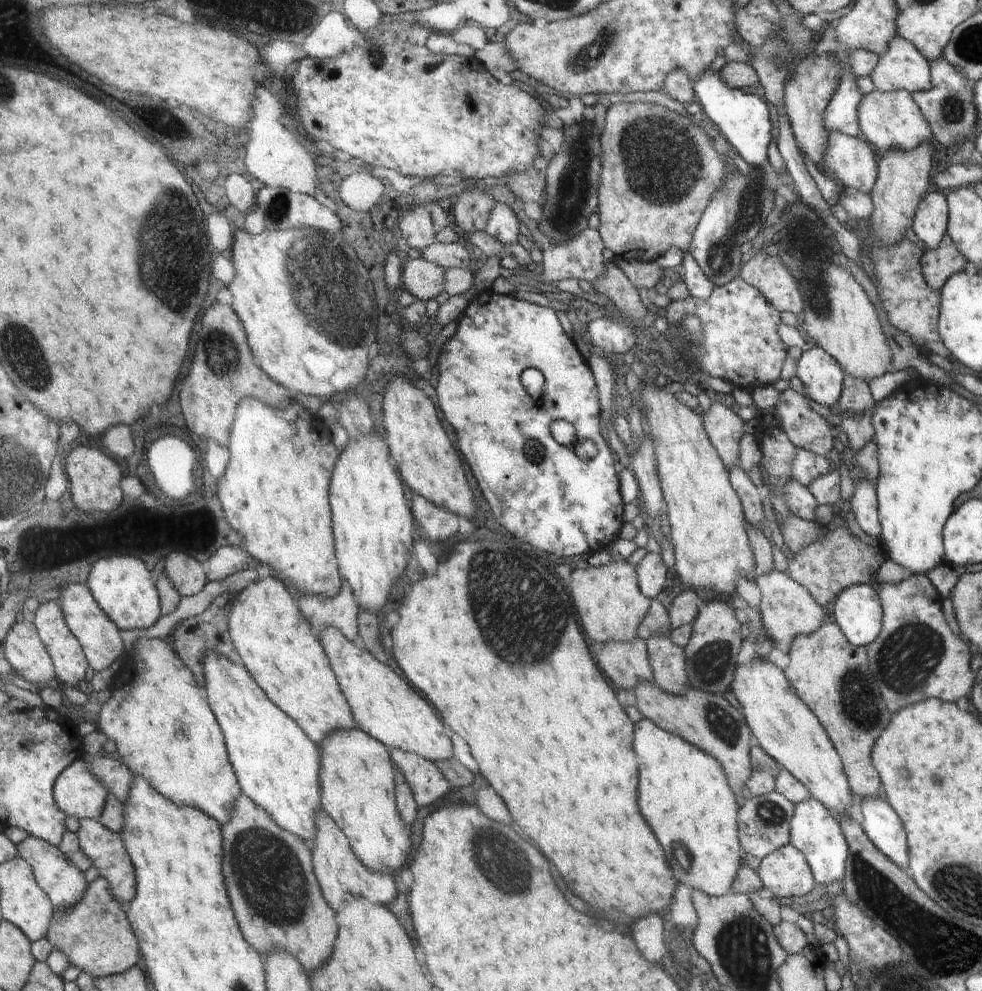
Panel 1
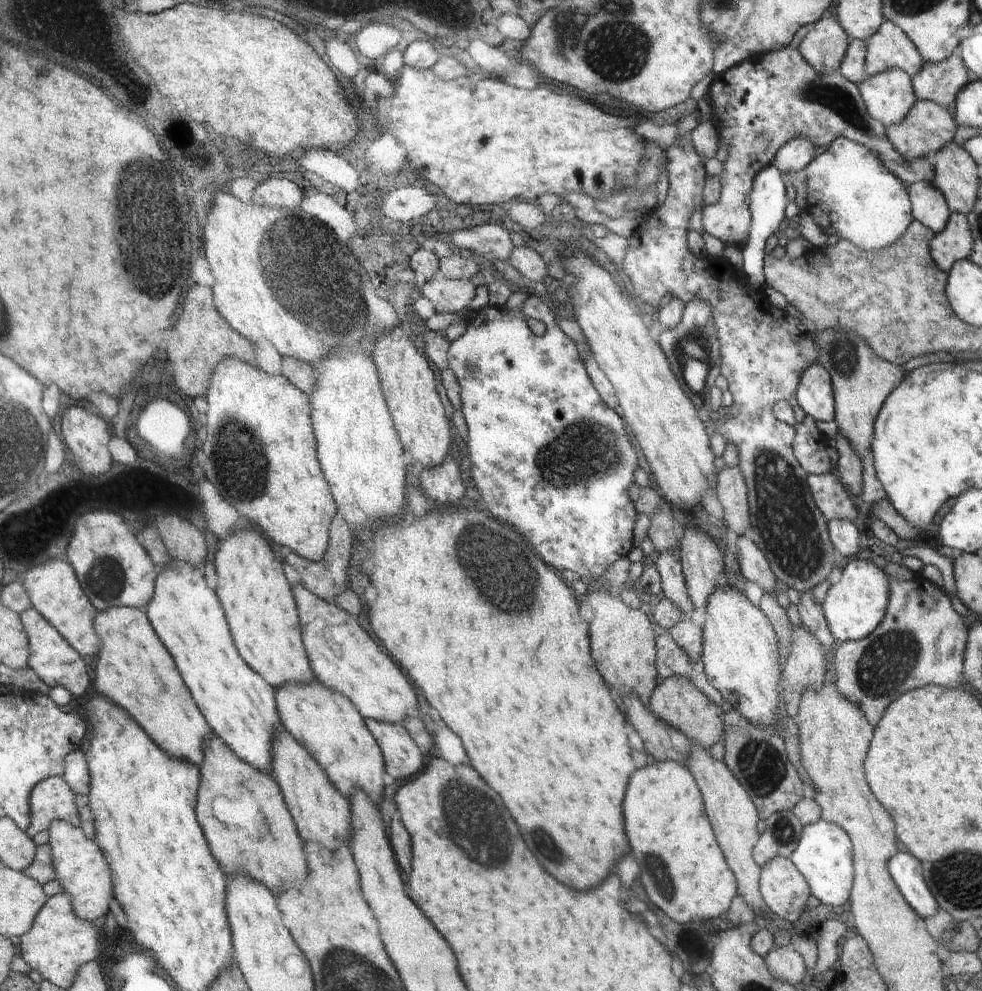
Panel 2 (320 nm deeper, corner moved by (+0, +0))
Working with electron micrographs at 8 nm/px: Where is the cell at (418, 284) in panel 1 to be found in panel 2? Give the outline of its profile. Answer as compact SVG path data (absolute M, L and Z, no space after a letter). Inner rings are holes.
M439 275L422 284L420 291L433 302L437 312L456 314L469 309L470 301L476 294L476 286L470 280Z

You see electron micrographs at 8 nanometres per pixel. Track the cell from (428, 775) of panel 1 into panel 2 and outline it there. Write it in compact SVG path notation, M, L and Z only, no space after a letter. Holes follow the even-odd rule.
M374 719L367 721L370 732L381 747L385 771L394 780L410 778L424 768L427 759L404 726Z

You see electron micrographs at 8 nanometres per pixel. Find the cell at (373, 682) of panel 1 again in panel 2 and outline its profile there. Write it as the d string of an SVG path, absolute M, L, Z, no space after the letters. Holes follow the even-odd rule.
M302 584L293 588L301 611L301 630L314 678L347 696L366 720L401 724L414 712L416 694L402 670L380 650L362 626L336 603L327 601Z

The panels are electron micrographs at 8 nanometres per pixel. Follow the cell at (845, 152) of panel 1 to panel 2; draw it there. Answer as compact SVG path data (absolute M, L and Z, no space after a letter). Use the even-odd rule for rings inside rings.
M838 136L830 144L830 148L816 156L809 167L804 168L804 171L808 178L808 184L806 184L808 186L808 196L806 196L808 211L814 216L816 224L829 236L834 234L839 239L846 238L864 250L880 250L880 248L892 246L905 236L913 216L913 212L910 212L908 192L900 184L900 180L878 160L878 156L869 152L866 146Z

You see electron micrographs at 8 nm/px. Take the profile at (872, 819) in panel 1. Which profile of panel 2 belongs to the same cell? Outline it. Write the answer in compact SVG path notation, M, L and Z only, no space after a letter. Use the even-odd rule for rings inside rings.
M909 851L894 854L893 859L889 860L889 873L902 896L922 918L936 916L938 904L924 881L920 862Z

